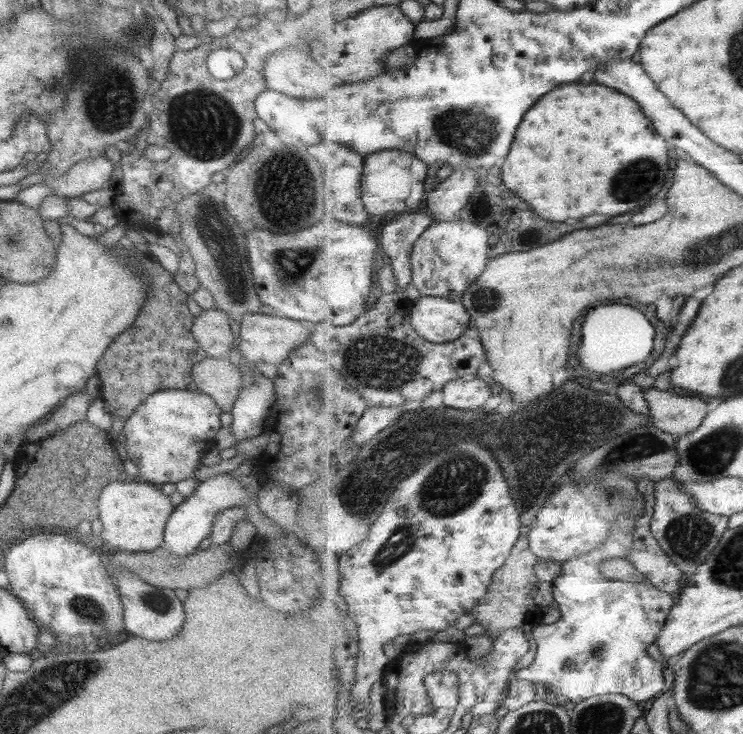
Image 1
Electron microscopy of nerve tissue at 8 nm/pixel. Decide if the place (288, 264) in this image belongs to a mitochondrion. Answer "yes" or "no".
yes

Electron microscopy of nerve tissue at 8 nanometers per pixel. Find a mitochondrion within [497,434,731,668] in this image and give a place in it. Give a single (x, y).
(689, 537)

